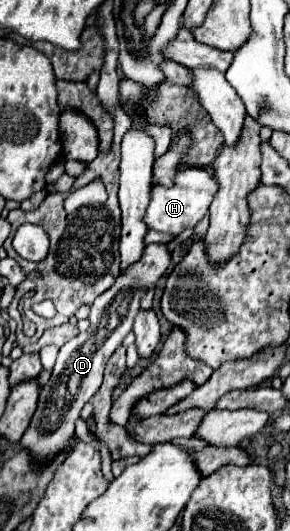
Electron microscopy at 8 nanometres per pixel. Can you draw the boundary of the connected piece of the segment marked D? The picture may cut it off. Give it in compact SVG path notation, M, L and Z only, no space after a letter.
M159 244L147 246L143 258L137 264L133 264L129 270L125 270L115 280L115 284L93 302L89 314L91 326L87 328L87 332L77 334L73 340L61 346L51 380L41 388L37 410L31 418L29 428L21 438L21 446L29 450L31 460L37 466L47 464L51 458L55 458L55 454L61 454L63 450L69 448L69 440L75 436L75 422L83 406L95 396L95 392L103 382L103 368L107 360L111 358L115 348L121 346L123 338L133 328L133 320L139 312L139 300L145 292L143 288L155 284L165 274L169 262L171 262L171 254L167 252L165 246Z

